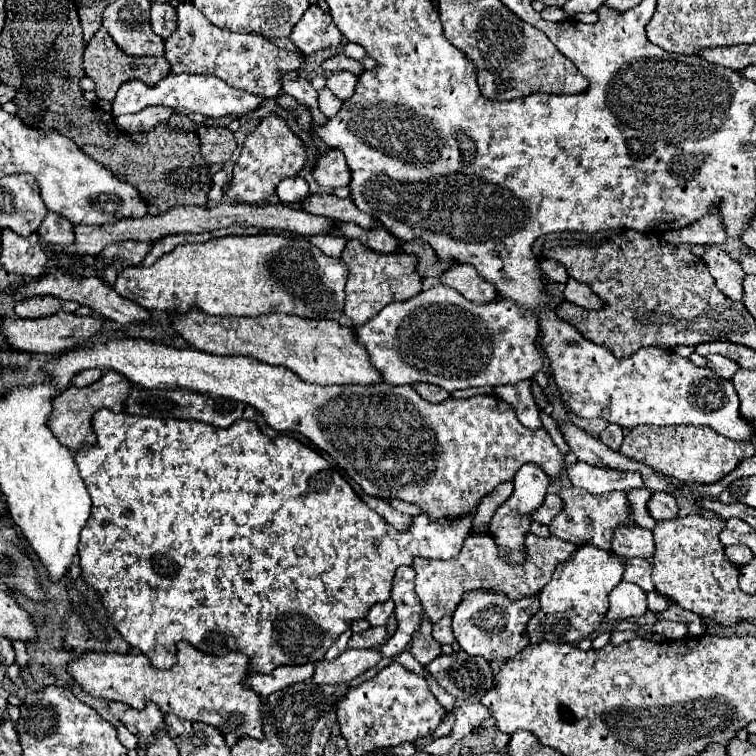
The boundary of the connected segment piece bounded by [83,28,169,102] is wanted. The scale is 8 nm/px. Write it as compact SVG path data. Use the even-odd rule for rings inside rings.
M99 28L99 32L91 38L91 42L87 44L85 48L85 60L83 60L83 66L85 66L85 74L95 82L95 94L97 98L101 100L113 100L113 92L129 82L129 80L141 80L145 84L155 84L157 80L165 78L169 74L169 68L167 68L167 60L163 58L155 58L155 56L143 56L143 58L137 58L137 56L127 56L115 42L113 38L107 34L105 28Z

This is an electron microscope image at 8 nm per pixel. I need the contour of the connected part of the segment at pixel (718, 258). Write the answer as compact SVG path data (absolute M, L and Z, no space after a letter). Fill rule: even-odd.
M707 246L703 256L705 264L709 266L711 276L715 278L715 286L731 300L743 300L743 278L745 272L737 260L733 260L727 252L719 250L717 246Z

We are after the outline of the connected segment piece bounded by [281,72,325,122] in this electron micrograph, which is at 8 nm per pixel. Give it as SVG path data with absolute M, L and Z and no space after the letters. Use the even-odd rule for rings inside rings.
M287 72L285 76L281 76L283 78L283 84L281 84L281 88L283 88L283 92L285 94L291 94L295 100L299 100L299 102L305 102L305 104L309 104L315 112L313 112L313 116L315 116L315 120L321 120L321 122L325 122L325 116L319 112L319 108L317 108L317 90L311 86L311 82L309 80L305 80L305 78L301 78L301 76L297 76L297 72Z

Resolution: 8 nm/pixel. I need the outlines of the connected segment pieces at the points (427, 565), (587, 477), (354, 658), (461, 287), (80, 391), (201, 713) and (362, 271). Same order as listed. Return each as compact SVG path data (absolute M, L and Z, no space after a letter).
M469 534L461 552L451 560L431 560L431 558L415 560L413 566L417 574L415 592L423 604L425 616L431 620L431 624L435 624L443 616L451 616L455 608L461 604L463 594L471 590L491 590L511 600L535 596L551 580L555 566L567 560L575 548L577 548L575 544L567 544L565 540L559 540L555 536L537 538L533 534L527 534L527 564L513 568L513 564L503 564L503 560L499 560L495 540L491 540L489 534L487 536Z
M583 462L573 464L567 470L567 476L571 478L573 486L583 488L591 494L607 494L611 490L631 490L631 488L643 488L643 480L635 476L635 472L619 472L611 468L595 468L587 466Z
M377 648L371 650L345 650L333 662L319 662L313 674L315 684L341 684L351 682L359 674L369 668L375 668L381 660L381 652Z
M453 264L449 270L445 270L439 276L441 284L447 284L461 292L471 302L491 302L497 296L497 290L493 284L483 280L477 270L471 264Z
M107 370L103 374L103 378L91 386L85 388L77 388L77 386L69 386L67 390L63 390L55 400L53 400L53 414L49 420L49 426L55 434L55 438L67 446L71 452L77 452L85 442L87 444L95 444L97 436L93 432L91 420L93 414L101 408L111 408L113 412L123 412L125 410L125 402L131 396L133 384L129 380L125 380L121 374L117 374L115 370Z
M183 640L177 648L177 664L171 670L153 668L149 658L137 650L129 654L87 652L75 658L67 670L83 690L95 698L117 700L137 710L143 710L147 702L155 702L165 714L169 712L183 720L203 722L217 728L229 748L245 736L263 740L263 698L245 686L249 658L241 652L227 652L223 656L203 654Z
M349 240L341 258L349 268L349 280L345 286L345 314L353 324L365 324L375 314L379 314L387 304L411 298L423 290L421 278L417 274L417 256L395 252L395 254L379 254L371 248L365 248L359 240Z

